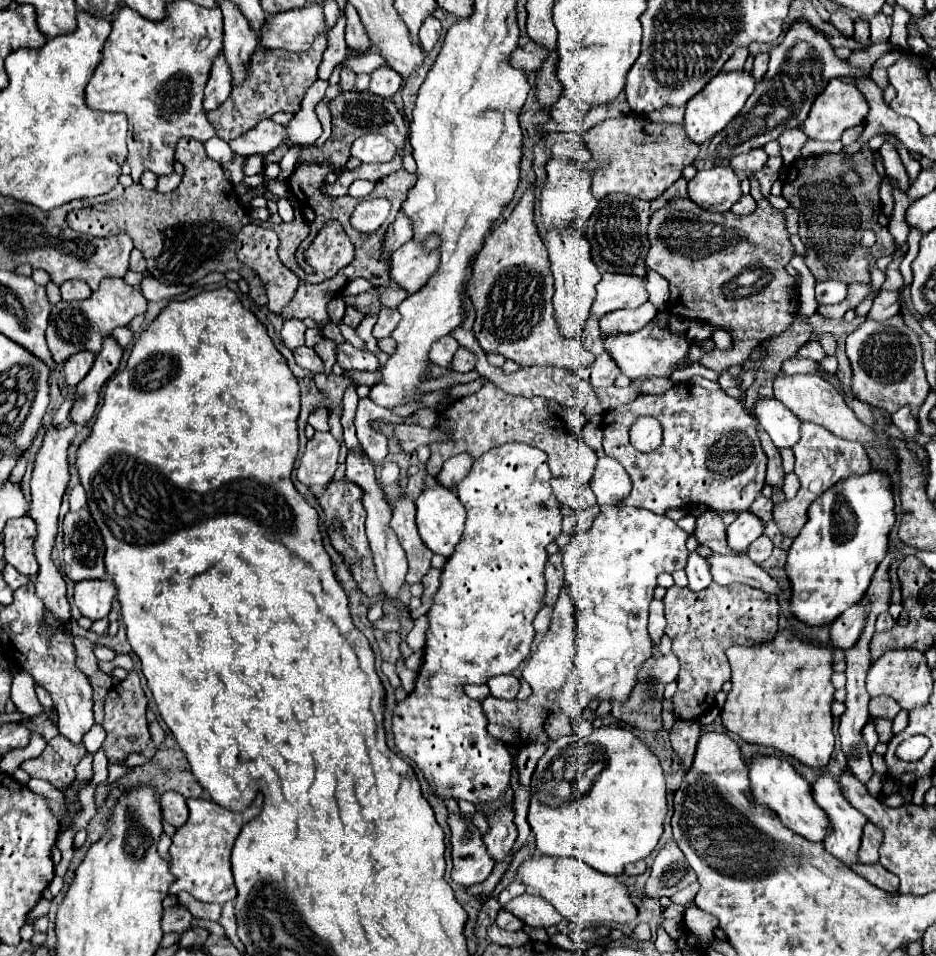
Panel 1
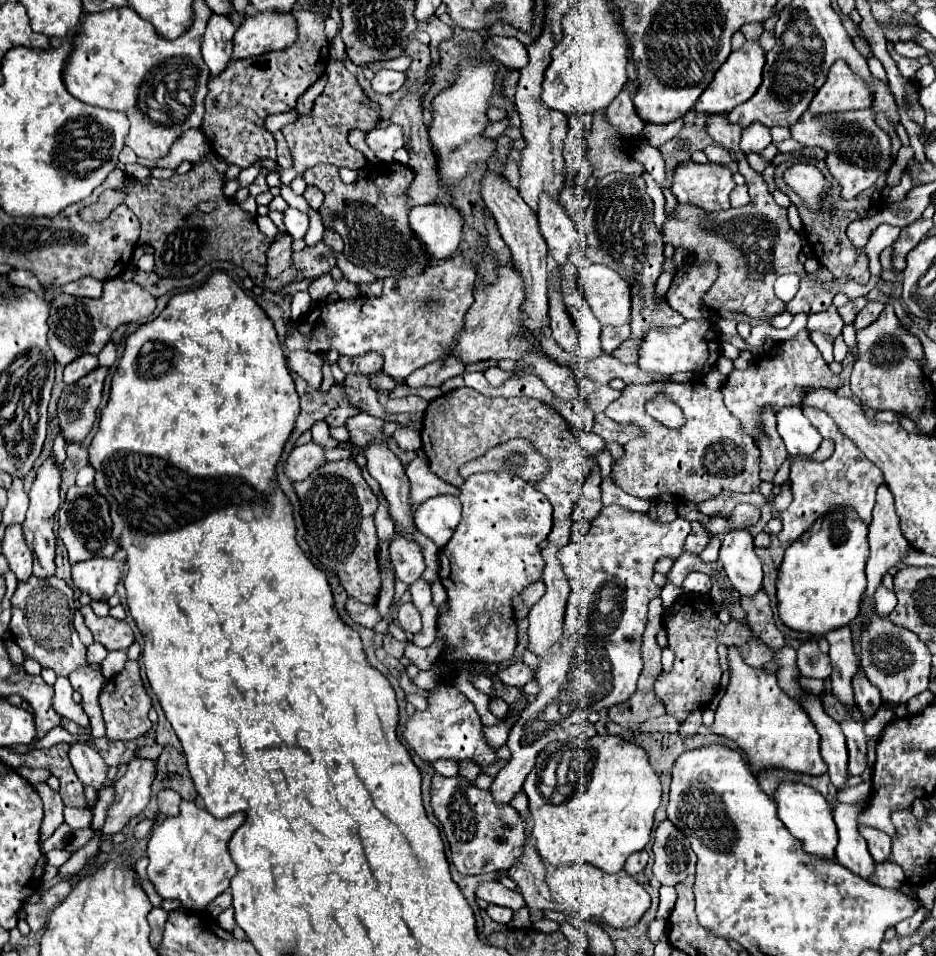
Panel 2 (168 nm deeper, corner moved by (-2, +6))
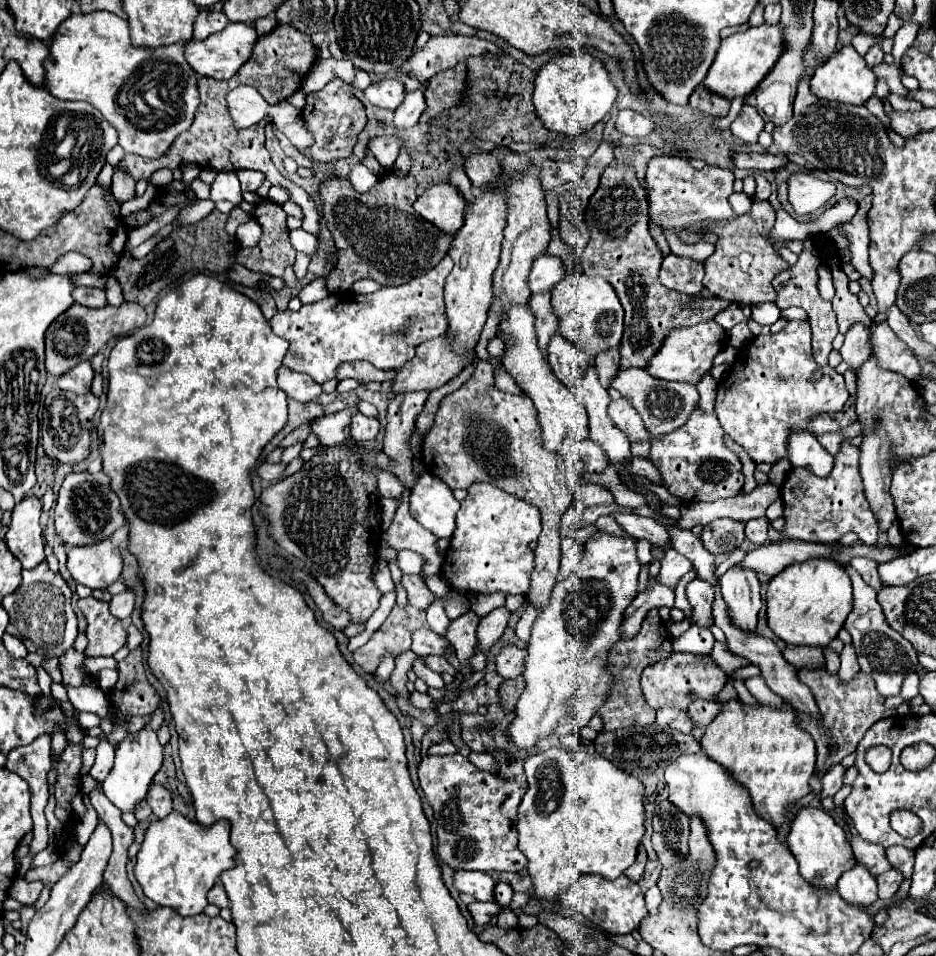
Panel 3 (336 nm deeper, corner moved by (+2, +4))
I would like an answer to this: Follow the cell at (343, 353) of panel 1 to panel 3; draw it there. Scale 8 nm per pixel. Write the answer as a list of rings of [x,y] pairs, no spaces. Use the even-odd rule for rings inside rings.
[[[344,362],[336,370],[336,380],[356,380],[358,384],[368,384],[368,382],[386,382],[392,380],[396,372],[386,372],[386,370],[376,370],[370,362]]]

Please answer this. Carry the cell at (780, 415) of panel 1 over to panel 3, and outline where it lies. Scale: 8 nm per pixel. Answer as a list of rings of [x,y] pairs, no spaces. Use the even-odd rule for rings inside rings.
[[[792,430],[788,438],[788,458],[794,468],[810,468],[816,476],[828,476],[832,470],[832,454],[828,454],[818,438],[808,430]]]

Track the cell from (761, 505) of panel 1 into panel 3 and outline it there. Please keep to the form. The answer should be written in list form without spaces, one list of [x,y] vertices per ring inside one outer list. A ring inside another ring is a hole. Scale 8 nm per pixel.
[[[720,518],[704,526],[702,544],[712,550],[712,554],[724,554],[738,548],[744,542],[744,522],[732,518]]]

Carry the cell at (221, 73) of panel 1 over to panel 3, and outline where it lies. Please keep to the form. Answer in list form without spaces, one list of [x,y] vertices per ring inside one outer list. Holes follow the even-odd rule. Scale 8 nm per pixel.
[[[200,12],[194,22],[194,40],[206,40],[208,34],[220,32],[228,26],[228,20],[224,18],[222,12]]]

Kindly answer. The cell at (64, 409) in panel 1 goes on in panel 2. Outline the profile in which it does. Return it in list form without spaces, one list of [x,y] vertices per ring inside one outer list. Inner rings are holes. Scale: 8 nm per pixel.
[[[60,434],[56,436],[56,442],[54,442],[52,452],[54,452],[54,462],[56,462],[56,466],[58,466],[58,468],[62,468],[64,458],[66,458],[66,442],[64,442],[64,438],[62,438]]]

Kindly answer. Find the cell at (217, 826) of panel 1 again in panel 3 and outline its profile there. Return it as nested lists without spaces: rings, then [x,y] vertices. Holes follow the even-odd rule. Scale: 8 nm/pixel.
[[[174,810],[168,818],[150,822],[136,856],[138,862],[134,874],[150,900],[160,906],[170,906],[182,916],[192,916],[204,912],[208,906],[206,894],[218,882],[220,874],[234,866],[232,856],[234,848],[230,844],[230,826],[226,822],[204,828]]]

